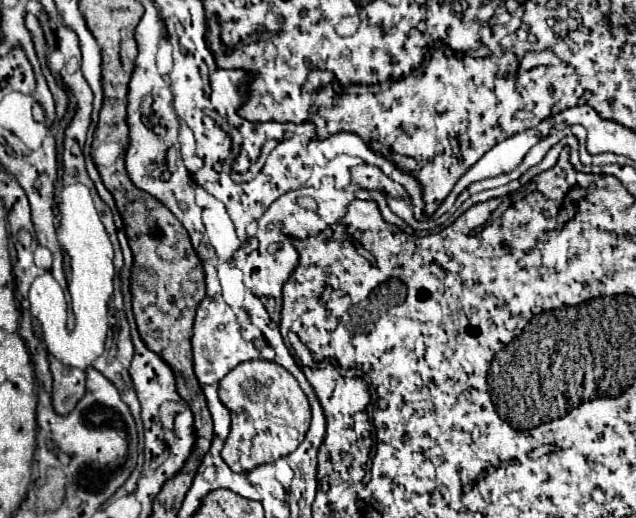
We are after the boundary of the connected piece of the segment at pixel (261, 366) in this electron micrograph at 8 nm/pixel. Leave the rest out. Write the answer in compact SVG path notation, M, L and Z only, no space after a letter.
M255 359L237 365L219 381L219 399L231 411L231 431L221 457L237 473L293 453L309 429L311 413L303 389L287 369L274 361Z

